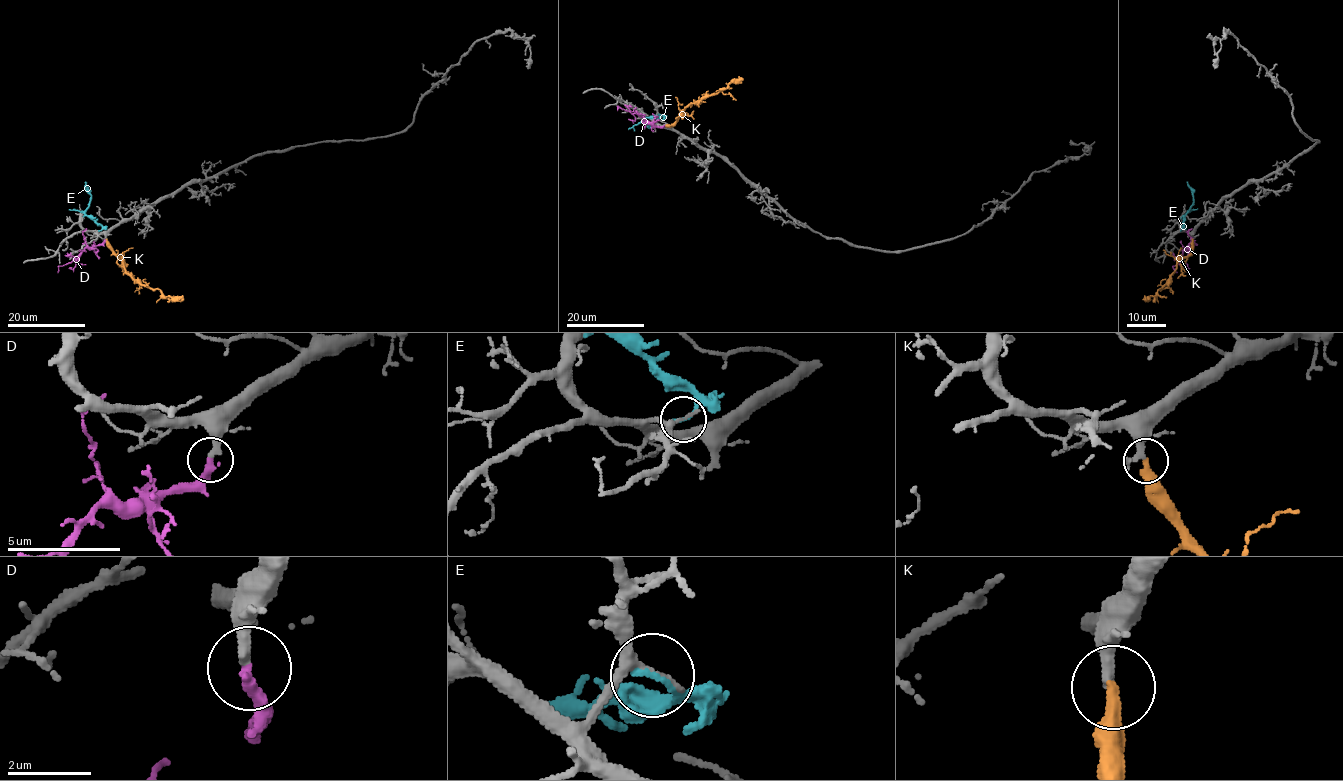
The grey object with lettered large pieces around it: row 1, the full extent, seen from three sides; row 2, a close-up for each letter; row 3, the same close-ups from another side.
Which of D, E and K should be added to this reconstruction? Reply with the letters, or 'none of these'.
D

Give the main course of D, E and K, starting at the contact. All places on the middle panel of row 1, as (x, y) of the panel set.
D: (664, 126), (649, 124), (636, 113), (619, 106), (617, 110)
E: (660, 114), (644, 119), (650, 126), (645, 120)
K: (666, 126), (670, 126), (694, 103), (717, 94), (743, 78)

